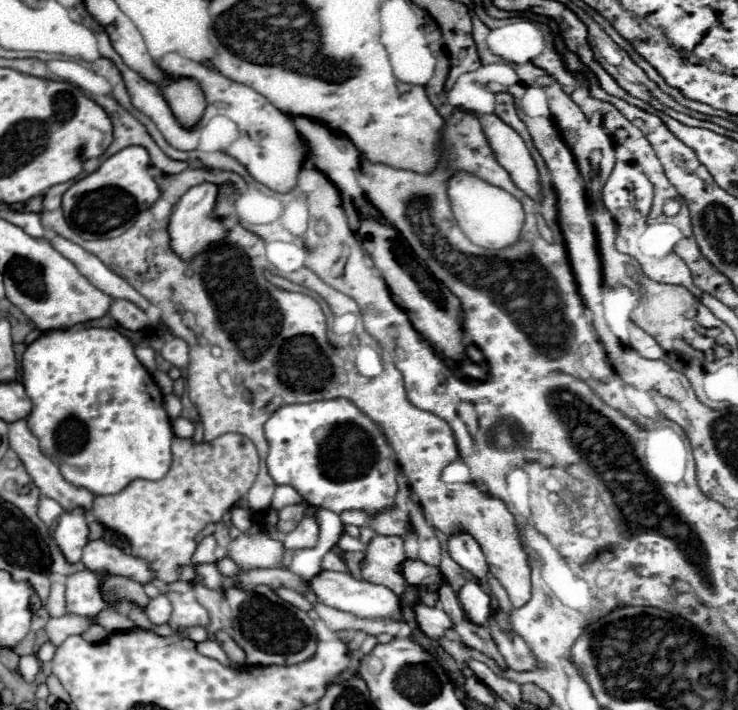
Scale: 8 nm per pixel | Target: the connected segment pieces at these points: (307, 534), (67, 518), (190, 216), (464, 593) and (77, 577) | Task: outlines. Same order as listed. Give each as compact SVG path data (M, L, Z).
M314 507L308 509L308 513L304 515L304 519L298 523L294 531L284 535L284 549L312 549L312 545L316 545L318 525L312 517L312 509Z
M74 509L72 513L60 515L54 531L54 541L58 543L68 563L80 561L82 549L88 543L88 525L82 509Z
M202 183L192 189L188 189L182 199L174 205L170 223L168 223L168 235L170 235L170 245L172 251L182 259L182 261L192 261L192 257L198 257L208 249L212 243L220 243L226 237L226 231L222 229L220 219L212 213L214 203L216 203L216 185Z
M466 581L460 591L458 591L458 601L464 607L466 615L478 623L478 625L488 625L488 617L492 617L490 605L488 605L488 595L480 589L476 581Z
M78 571L66 577L66 609L74 615L94 617L98 615L108 603L102 599L100 593L100 575L92 571Z

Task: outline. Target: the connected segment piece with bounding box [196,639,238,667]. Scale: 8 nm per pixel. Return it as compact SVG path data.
M208 639L208 641L204 641L204 643L198 643L198 645L196 645L196 651L198 651L200 655L206 655L206 657L212 657L212 659L220 661L222 665L228 665L228 667L238 667L238 665L232 665L232 663L228 661L226 653L222 651L222 647L220 647L214 639Z

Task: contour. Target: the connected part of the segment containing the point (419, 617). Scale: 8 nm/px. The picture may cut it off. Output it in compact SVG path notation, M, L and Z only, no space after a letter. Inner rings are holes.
M414 603L412 605L418 629L430 637L430 639L438 639L444 635L444 631L448 627L452 627L448 615L440 609L440 607L426 607L424 603Z

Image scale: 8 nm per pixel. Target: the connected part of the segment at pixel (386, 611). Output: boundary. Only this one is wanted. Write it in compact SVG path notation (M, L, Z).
M320 571L320 577L312 581L312 593L320 599L320 603L354 613L358 617L368 619L388 619L400 615L400 599L384 585L366 583L362 579L354 579L350 573L334 573L334 571Z

